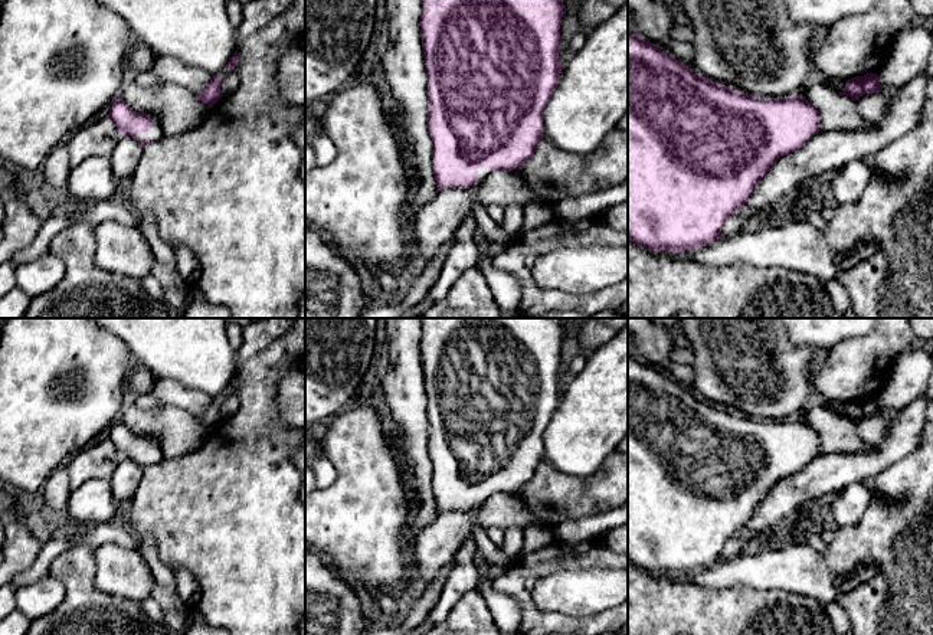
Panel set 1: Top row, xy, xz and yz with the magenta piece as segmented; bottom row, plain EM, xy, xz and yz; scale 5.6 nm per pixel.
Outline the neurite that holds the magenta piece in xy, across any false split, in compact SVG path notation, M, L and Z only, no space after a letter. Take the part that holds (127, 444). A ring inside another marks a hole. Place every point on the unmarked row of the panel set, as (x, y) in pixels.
M117 419L109 428L108 439L114 443L120 456L132 459L141 468L164 458L157 441L135 435L121 419Z

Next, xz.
M420 318L420 356L428 399L428 452L433 464L433 497L438 514L443 511L477 510L492 494L513 494L530 482L543 461L543 433L556 413L563 387L559 382L562 371L560 347L563 340L563 318Z

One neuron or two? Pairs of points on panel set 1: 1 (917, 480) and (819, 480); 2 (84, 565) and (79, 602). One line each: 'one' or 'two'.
1: two
2: one

